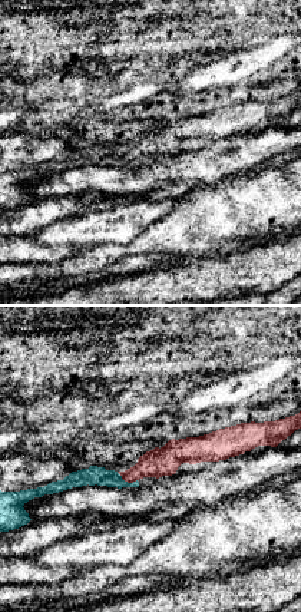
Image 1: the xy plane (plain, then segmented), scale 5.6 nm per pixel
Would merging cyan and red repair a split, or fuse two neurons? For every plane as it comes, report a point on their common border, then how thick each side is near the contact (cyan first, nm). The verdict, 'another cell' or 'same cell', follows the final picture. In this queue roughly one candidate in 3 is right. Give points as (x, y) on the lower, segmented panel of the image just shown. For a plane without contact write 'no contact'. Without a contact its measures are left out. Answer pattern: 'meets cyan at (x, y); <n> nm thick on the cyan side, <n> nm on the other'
meets cyan at (126, 482); 100 nm thick on the cyan side, 160 nm on the other

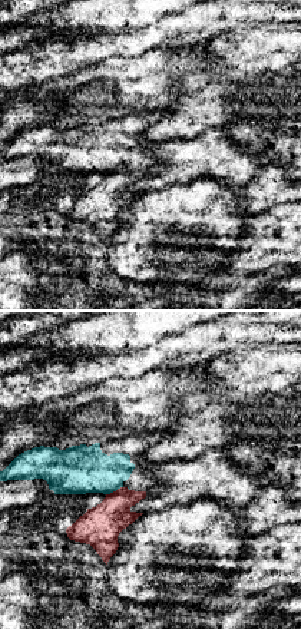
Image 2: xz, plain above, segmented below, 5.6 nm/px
meets cyan at (113, 490); 280 nm thick on the cyan side, 220 nm on the other

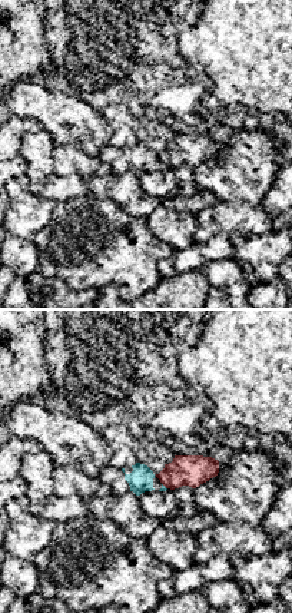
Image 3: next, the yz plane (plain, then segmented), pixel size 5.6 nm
meets cyan at (163, 486); 30 nm thick on the cyan side, 180 nm on the other

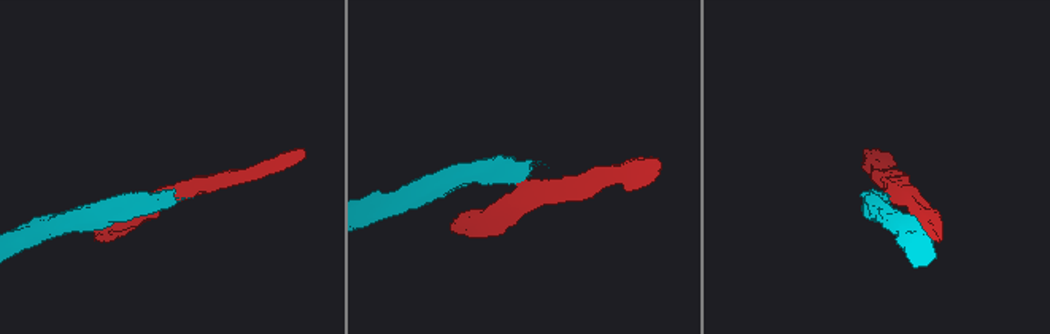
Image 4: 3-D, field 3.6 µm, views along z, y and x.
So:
another cell

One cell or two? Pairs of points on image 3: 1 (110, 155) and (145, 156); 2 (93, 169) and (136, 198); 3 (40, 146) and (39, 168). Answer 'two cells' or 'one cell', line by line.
1: one cell
2: two cells
3: one cell

